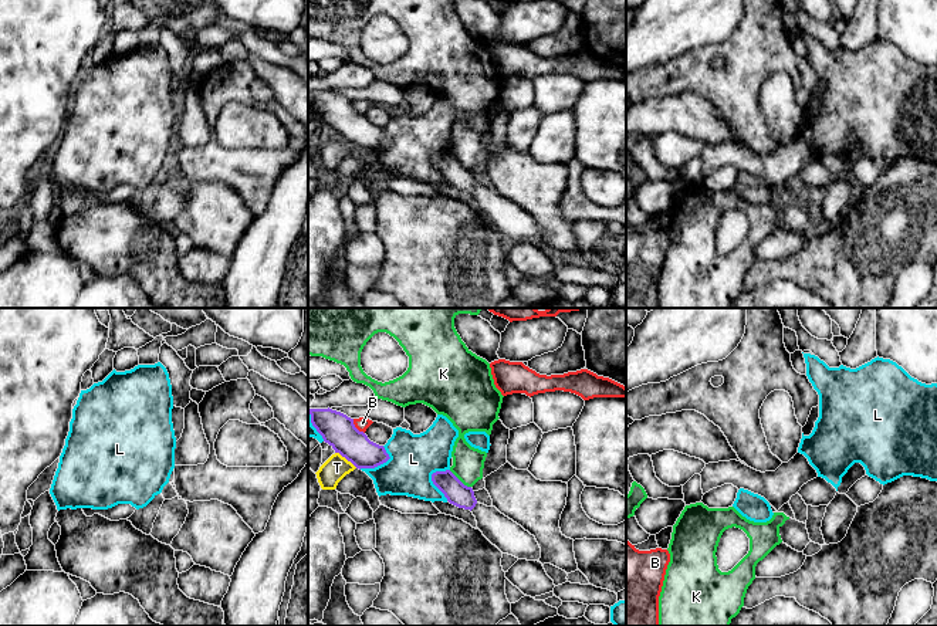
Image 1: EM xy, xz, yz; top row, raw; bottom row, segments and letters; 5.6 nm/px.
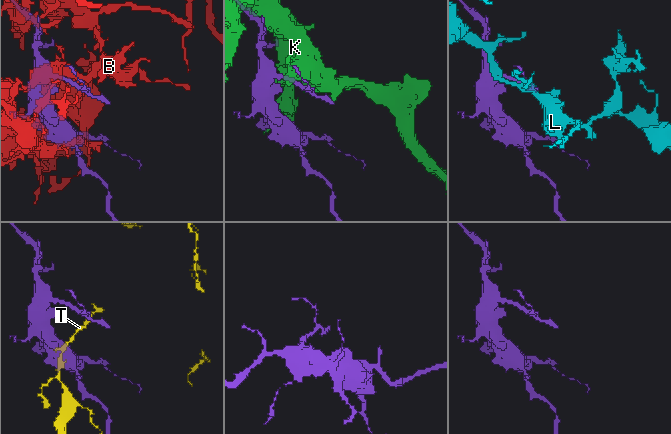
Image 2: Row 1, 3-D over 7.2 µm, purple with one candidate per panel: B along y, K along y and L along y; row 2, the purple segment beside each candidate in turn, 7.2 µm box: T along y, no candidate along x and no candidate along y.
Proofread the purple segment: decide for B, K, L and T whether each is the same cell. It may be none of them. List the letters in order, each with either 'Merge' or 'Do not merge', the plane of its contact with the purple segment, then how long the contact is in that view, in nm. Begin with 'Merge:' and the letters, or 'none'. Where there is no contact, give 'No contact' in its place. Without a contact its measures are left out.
Merge: none
B: Do not merge. Touches purple in xz. Shared border 110 nm
K: Do not merge. Touches purple in xz. Shared border 160 nm
L: Do not merge. Touches purple in xz. Shared border 190 nm
T: Do not merge. Touches purple in xz. Shared border 160 nm

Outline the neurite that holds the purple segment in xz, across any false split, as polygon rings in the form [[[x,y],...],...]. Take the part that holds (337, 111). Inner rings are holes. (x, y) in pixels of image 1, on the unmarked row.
[[[329,89],[309,91],[309,97],[324,123],[356,150],[375,150],[390,141],[385,129],[371,123],[346,97]]]

